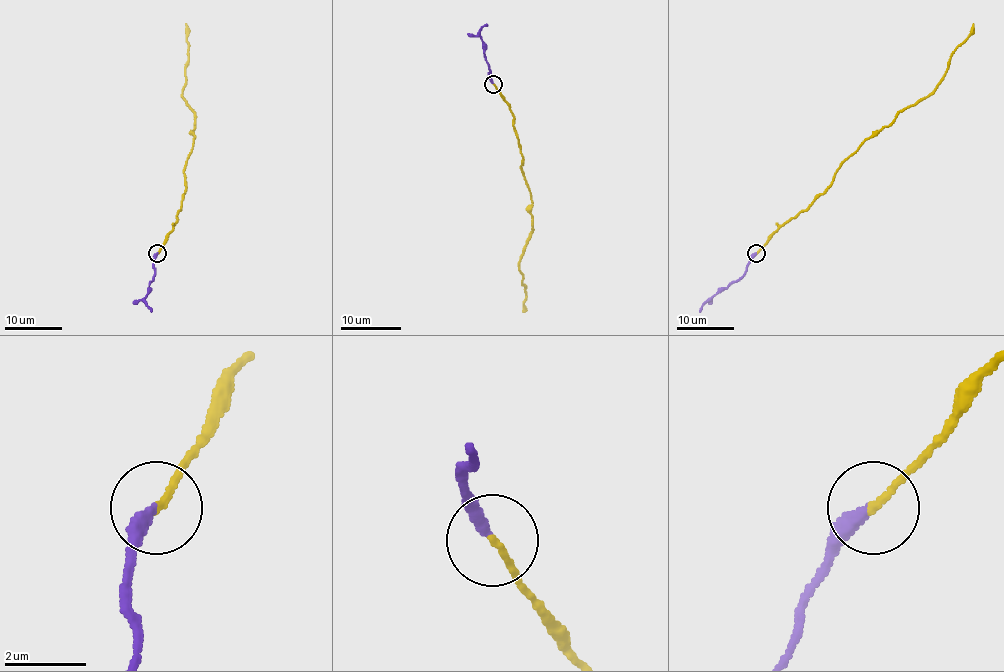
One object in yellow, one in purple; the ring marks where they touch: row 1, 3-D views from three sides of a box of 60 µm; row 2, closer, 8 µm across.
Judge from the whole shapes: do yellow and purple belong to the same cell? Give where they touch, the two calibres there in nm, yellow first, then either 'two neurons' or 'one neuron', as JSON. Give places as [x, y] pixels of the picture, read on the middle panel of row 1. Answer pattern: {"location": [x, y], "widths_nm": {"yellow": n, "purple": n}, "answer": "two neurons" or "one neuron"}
{"location": [493, 84], "widths_nm": {"yellow": 160, "purple": 340}, "answer": "two neurons"}

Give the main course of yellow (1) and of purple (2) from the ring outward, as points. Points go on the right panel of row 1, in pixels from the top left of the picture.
1: (757, 253), (823, 193), (838, 167), (864, 141), (934, 90), (947, 70), (951, 52), (968, 35), (973, 24)
2: (755, 253), (743, 275), (718, 291), (700, 311)

